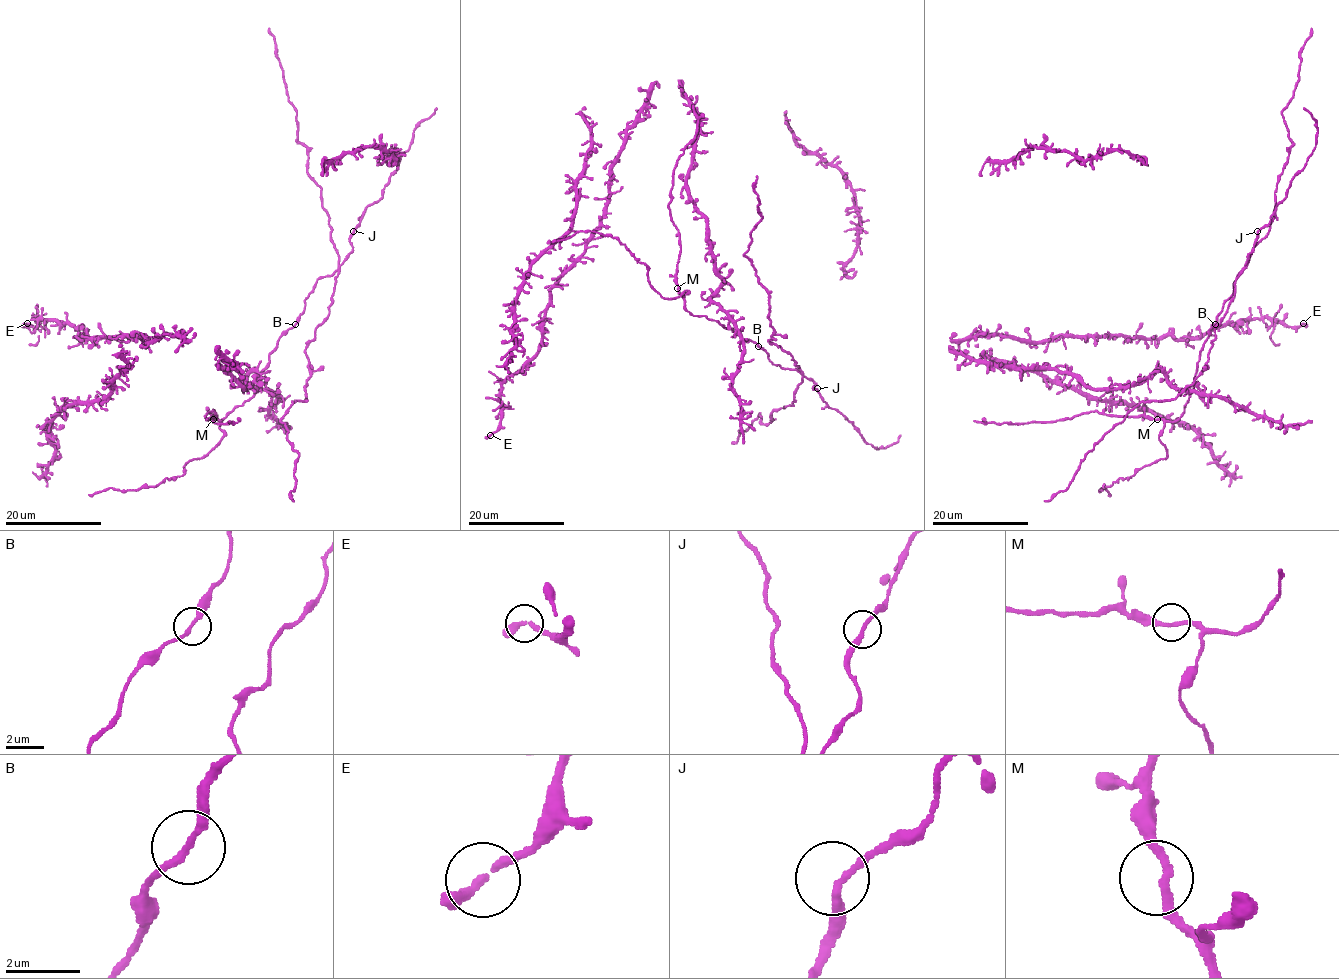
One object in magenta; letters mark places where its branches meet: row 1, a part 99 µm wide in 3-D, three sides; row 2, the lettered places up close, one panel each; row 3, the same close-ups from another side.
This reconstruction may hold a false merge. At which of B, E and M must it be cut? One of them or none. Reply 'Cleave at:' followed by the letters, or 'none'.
Cleave at: none

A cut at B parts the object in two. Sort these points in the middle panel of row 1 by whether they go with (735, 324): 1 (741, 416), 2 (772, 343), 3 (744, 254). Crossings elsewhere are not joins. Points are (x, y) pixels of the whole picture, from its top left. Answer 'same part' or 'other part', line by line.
1: same part
2: other part
3: other part

